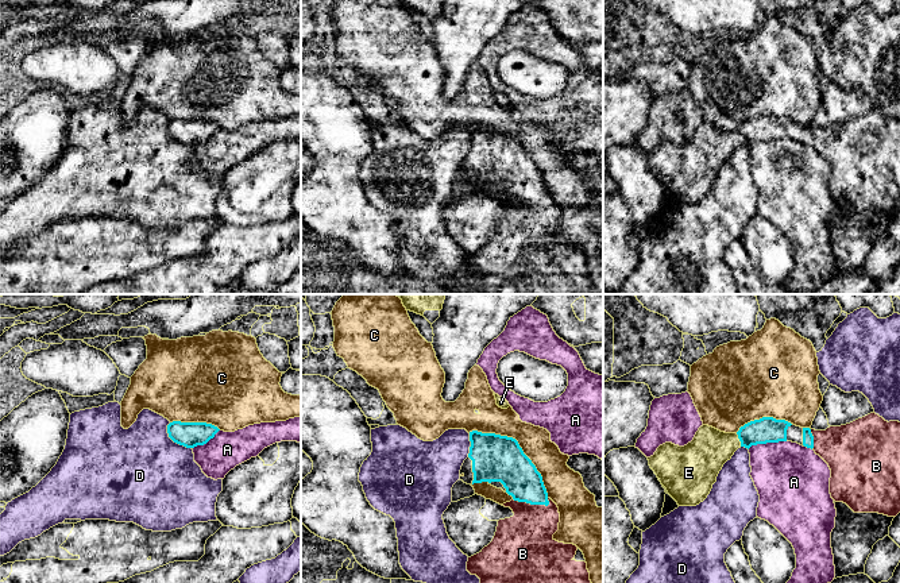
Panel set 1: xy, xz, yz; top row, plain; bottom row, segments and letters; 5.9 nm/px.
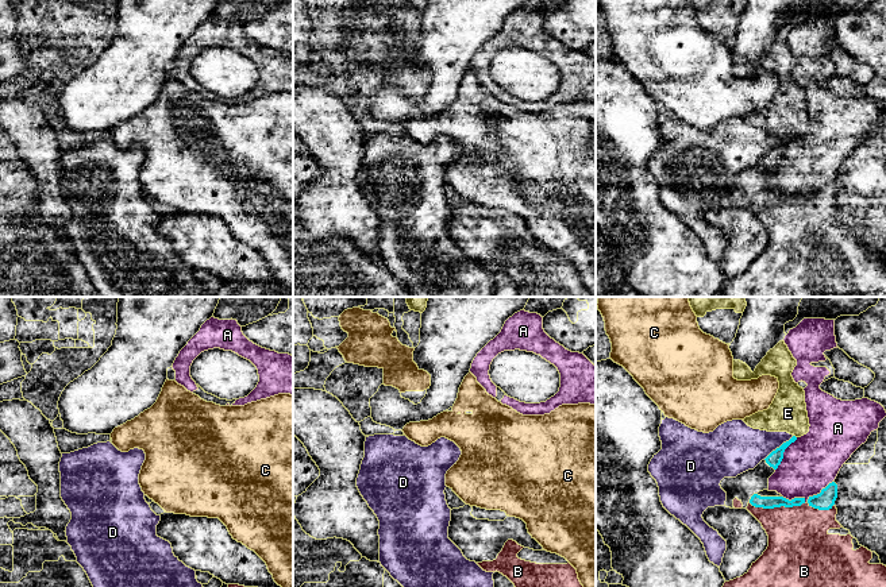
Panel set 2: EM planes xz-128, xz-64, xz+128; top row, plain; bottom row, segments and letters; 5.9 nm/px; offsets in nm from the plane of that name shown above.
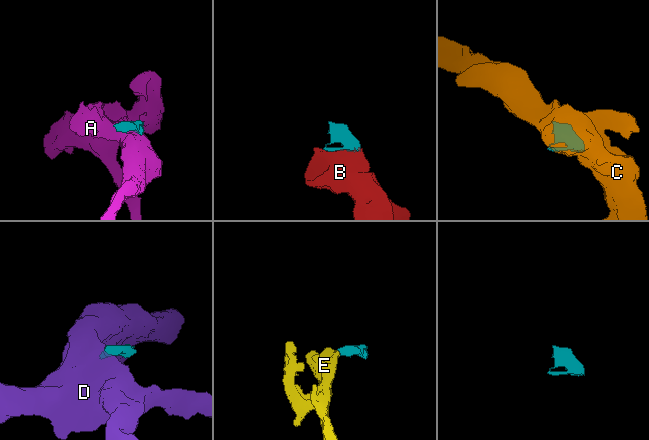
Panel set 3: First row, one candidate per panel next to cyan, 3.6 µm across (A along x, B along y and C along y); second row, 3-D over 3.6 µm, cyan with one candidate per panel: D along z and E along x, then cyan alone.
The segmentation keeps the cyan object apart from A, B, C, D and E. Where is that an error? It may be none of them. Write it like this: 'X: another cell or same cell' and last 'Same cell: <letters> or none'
A: another cell
B: same cell
C: another cell
D: another cell
E: same cell
Same cell: B, E

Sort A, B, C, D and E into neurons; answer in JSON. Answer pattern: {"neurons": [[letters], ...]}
{"neurons": [["A"], ["B", "E"], ["C"], ["D"]]}

